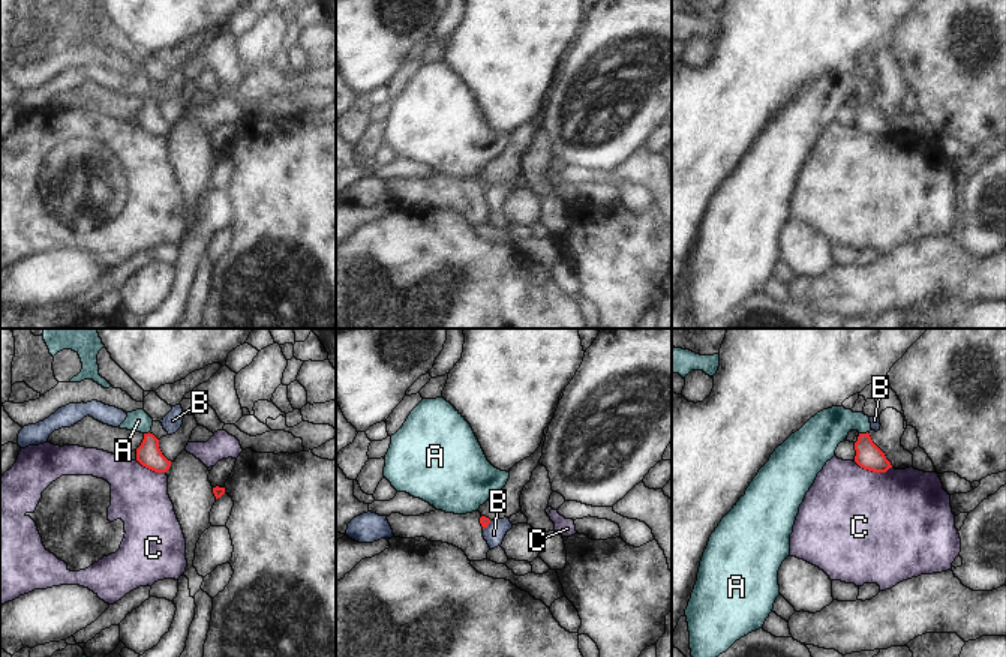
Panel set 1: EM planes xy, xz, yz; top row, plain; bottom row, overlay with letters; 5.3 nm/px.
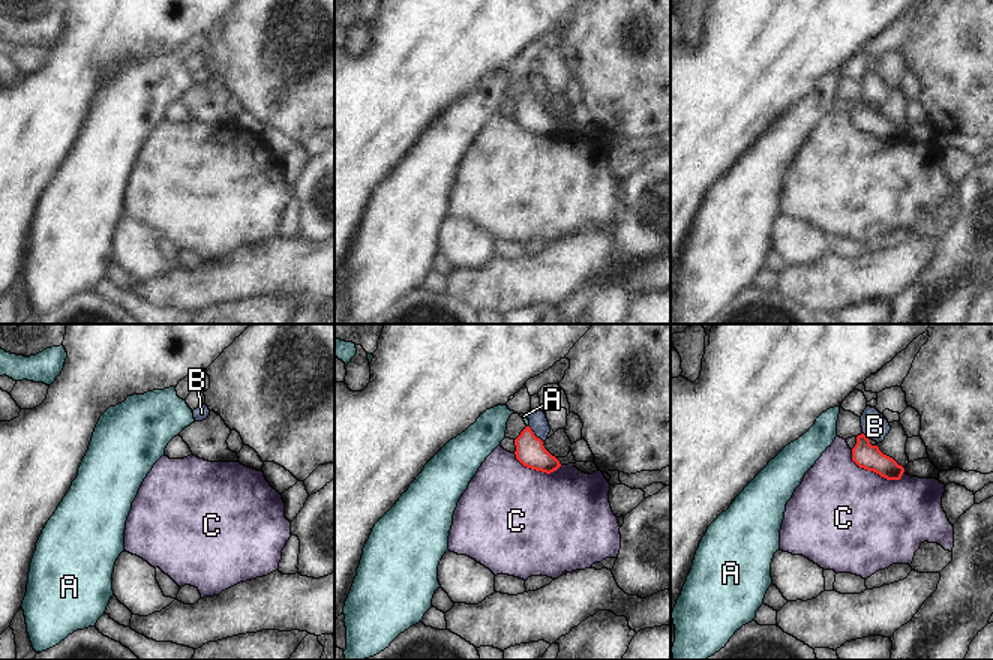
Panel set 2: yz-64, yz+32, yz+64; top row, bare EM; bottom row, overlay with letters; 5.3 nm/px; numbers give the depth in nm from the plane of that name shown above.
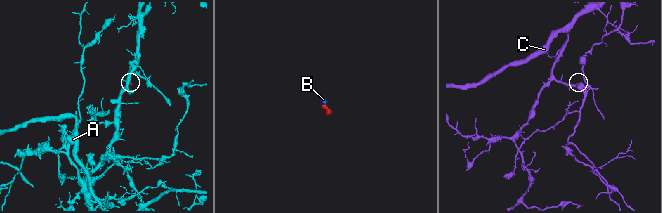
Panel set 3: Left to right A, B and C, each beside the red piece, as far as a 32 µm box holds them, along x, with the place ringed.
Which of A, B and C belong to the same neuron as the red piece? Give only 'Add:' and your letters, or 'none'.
Add: A

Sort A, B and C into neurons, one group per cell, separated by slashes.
A / B / C

